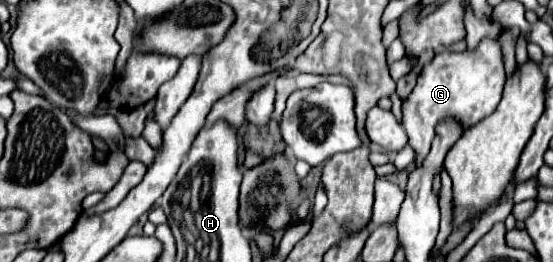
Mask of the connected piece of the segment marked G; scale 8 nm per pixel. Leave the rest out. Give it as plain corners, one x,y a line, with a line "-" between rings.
483,37
473,51
455,53
443,49
437,53
419,73
413,91
403,99
403,127
409,135
409,145
417,151
417,163
427,155
435,129
443,119
455,119
463,131
485,119
495,111
503,97
505,87
505,67
503,67
503,49
499,39

